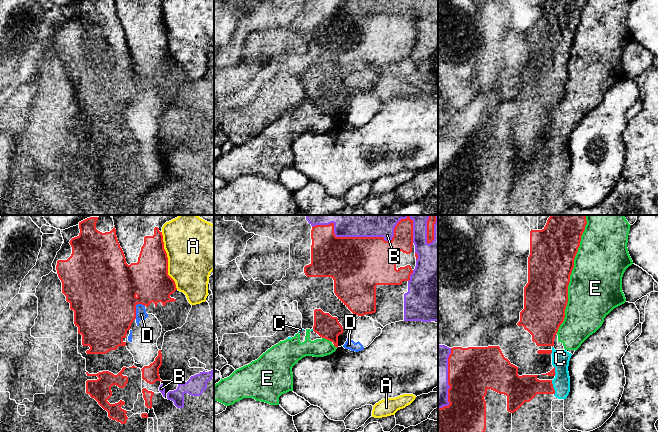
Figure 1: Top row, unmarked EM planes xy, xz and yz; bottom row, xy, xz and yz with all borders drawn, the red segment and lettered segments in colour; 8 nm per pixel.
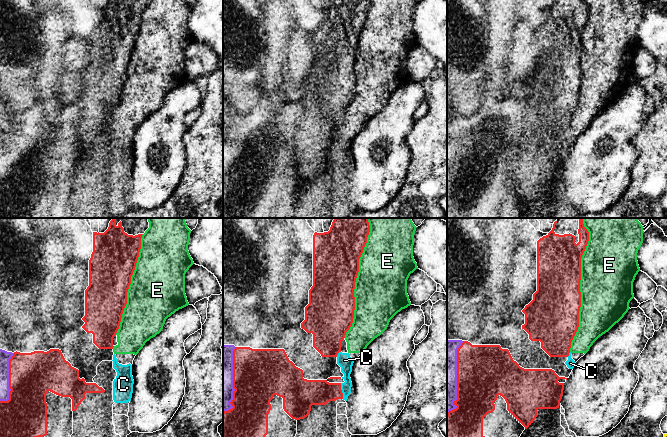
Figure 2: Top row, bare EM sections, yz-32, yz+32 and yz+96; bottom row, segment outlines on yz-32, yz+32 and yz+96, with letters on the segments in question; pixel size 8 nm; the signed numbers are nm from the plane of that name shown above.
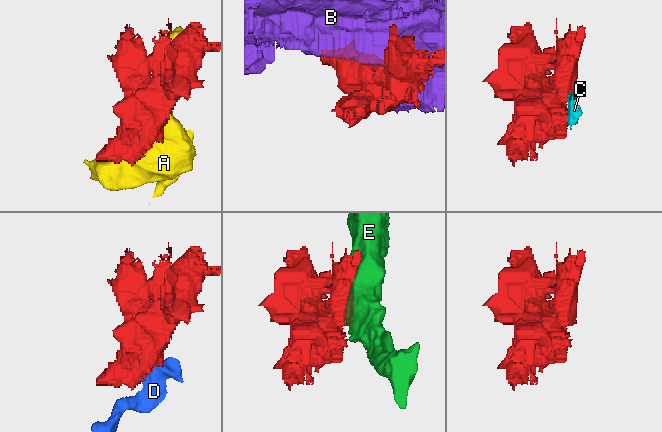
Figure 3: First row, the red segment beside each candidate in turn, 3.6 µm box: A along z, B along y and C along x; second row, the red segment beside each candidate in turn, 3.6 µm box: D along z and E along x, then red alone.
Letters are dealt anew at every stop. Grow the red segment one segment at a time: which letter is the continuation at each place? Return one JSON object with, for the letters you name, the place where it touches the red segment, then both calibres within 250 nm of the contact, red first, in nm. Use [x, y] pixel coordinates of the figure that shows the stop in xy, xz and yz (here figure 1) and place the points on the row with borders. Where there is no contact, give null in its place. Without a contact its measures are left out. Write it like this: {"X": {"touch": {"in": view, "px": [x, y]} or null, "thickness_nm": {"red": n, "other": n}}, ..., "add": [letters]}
{"add": []}

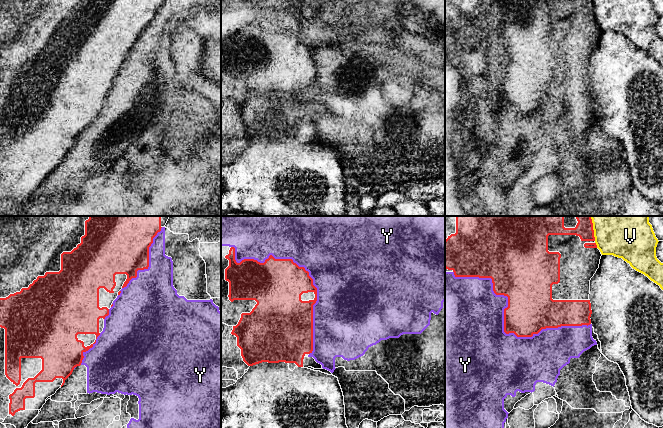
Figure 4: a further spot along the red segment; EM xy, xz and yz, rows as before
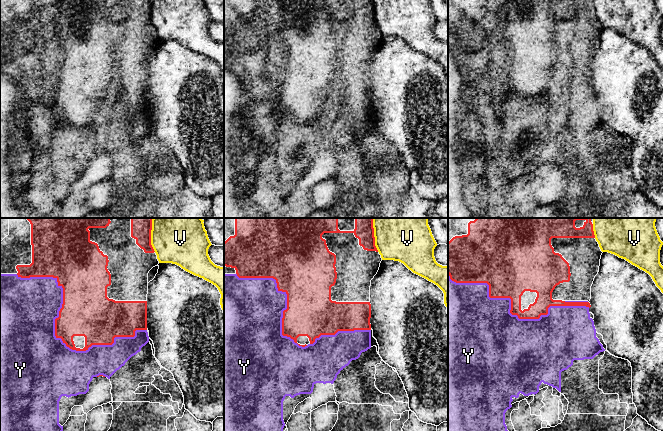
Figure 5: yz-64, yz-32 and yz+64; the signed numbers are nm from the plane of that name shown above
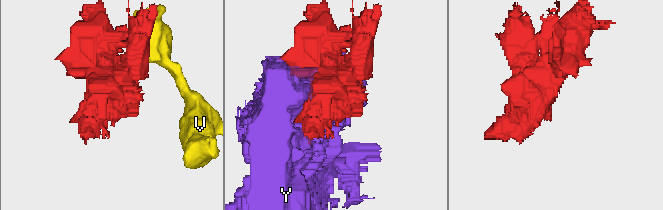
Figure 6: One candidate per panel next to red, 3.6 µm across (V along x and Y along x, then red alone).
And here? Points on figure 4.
{"add": []}

